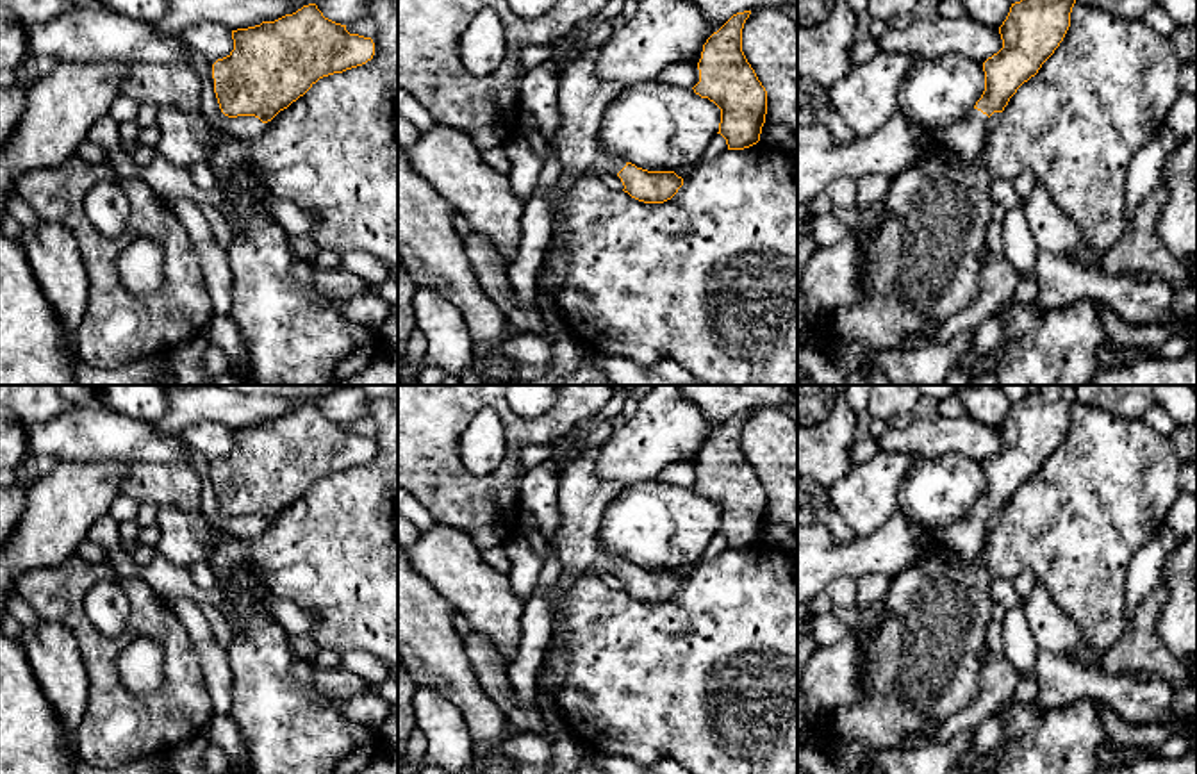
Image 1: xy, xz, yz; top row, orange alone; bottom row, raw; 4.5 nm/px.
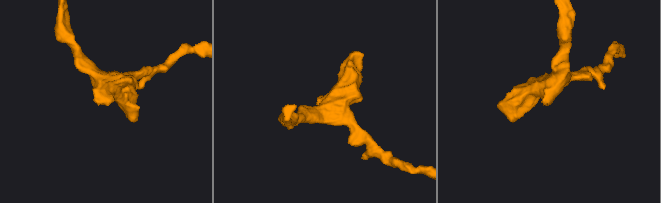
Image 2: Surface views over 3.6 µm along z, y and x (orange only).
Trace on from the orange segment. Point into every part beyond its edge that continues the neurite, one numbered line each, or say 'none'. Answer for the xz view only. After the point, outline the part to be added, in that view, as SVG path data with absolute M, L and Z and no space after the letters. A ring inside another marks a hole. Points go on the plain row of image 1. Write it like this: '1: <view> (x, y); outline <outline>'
1: xz (582, 498); outline M599 448L587 449L571 458L558 474L558 530L551 539L551 549L560 560L560 590L582 576L617 574L626 565L626 560L599 548L605 508L626 485L596 474L598 455Z

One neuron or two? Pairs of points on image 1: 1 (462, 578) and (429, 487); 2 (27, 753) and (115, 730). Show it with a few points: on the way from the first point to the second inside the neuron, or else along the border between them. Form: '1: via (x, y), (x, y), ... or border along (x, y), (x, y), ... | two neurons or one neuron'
1: border along (434, 519), (462, 528), (477, 548) | two neurons
2: border along (74, 751), (77, 755) | two neurons

